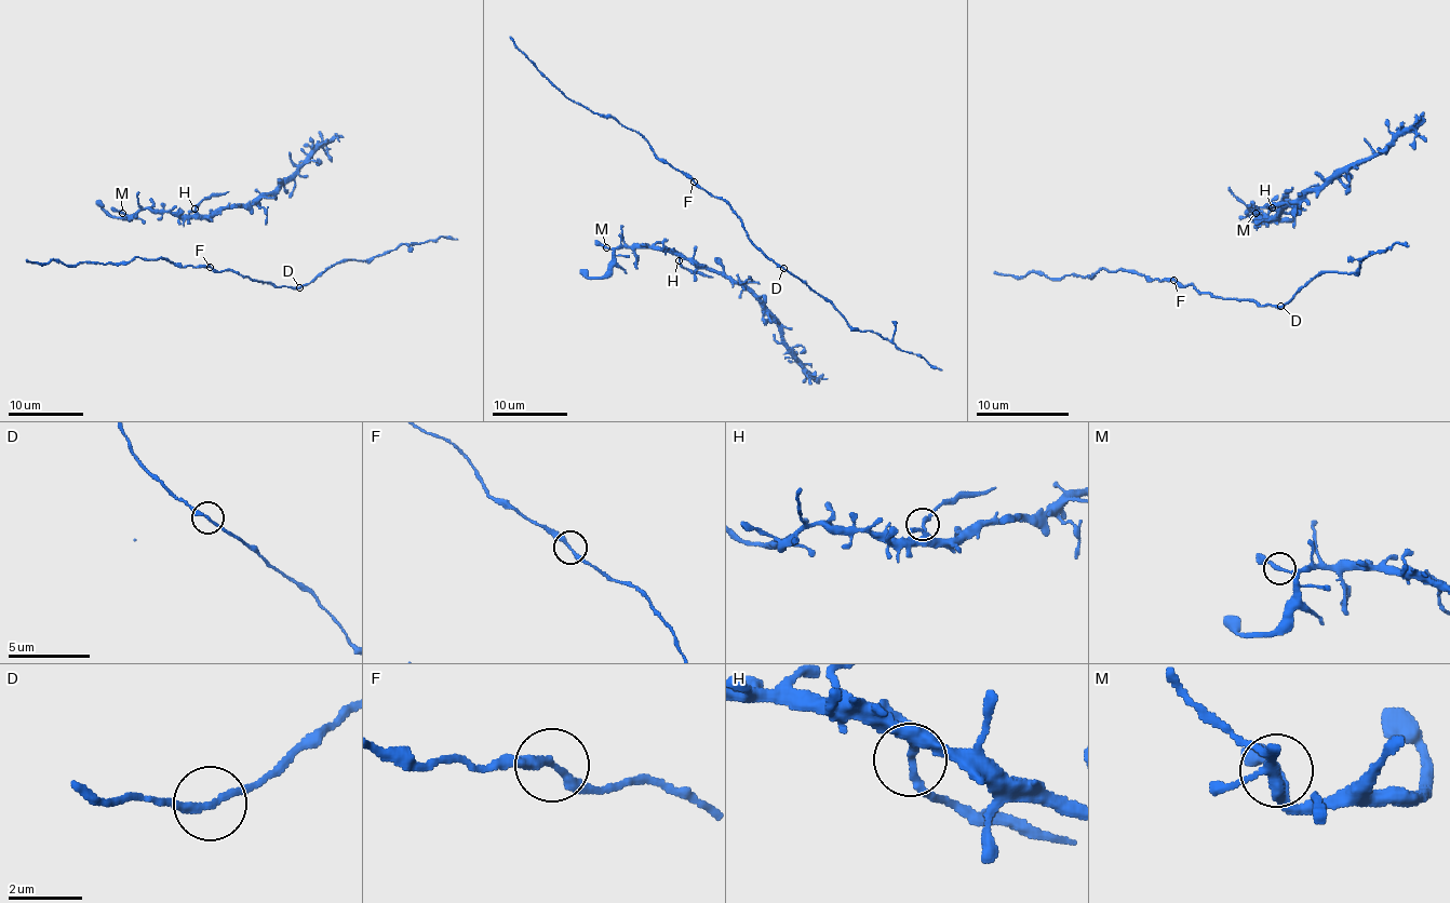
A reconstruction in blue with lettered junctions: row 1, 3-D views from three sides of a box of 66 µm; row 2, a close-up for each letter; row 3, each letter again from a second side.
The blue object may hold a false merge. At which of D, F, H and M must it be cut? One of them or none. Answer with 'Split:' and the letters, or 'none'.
Split: H

